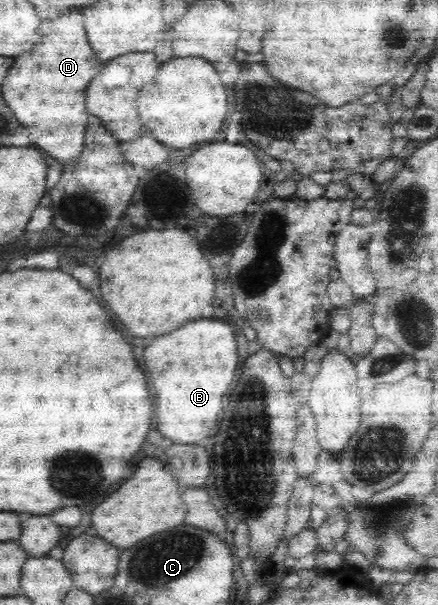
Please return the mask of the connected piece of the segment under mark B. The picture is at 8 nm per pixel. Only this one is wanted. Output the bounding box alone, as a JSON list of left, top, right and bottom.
[144,318,238,443]

